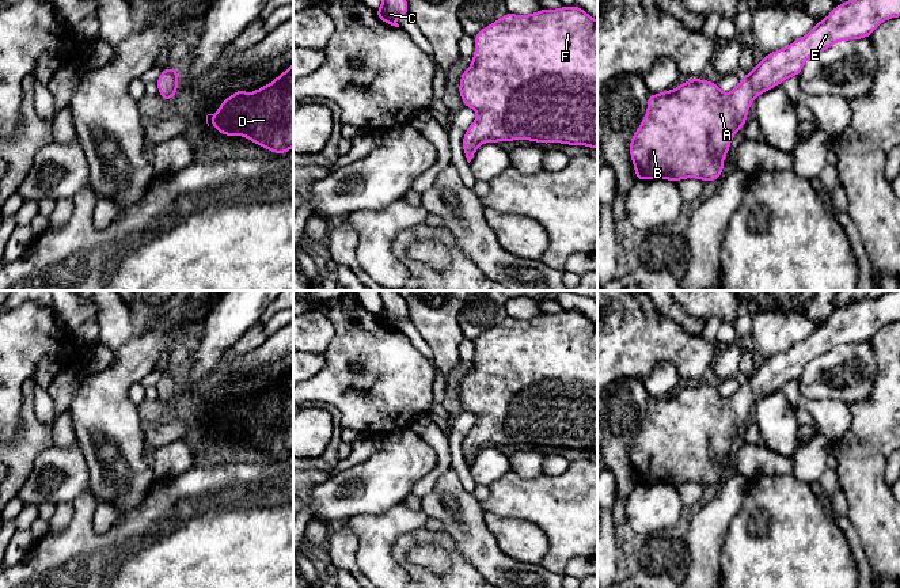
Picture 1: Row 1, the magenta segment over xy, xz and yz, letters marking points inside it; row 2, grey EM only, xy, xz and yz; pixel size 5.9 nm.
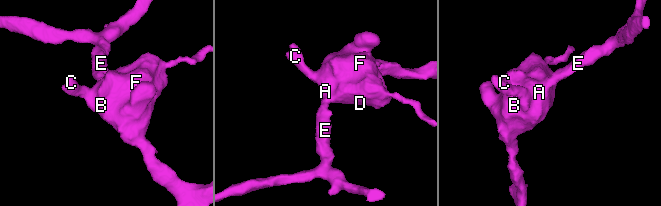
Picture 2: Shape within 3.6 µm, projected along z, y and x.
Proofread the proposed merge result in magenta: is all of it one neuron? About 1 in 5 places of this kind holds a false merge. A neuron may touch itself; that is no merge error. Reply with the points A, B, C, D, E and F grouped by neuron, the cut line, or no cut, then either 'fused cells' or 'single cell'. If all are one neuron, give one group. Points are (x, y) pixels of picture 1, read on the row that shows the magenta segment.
A B C D E F | no cut | single cell

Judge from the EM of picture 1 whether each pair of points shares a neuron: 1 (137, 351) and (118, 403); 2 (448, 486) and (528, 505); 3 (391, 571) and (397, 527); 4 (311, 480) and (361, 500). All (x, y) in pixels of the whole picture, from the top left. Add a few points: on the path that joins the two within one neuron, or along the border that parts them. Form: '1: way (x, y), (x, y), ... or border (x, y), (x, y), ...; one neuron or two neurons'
1: way (130, 364), (118, 378), (118, 390); one neuron
2: border (479, 503), (485, 512); two neurons
3: way (386, 560), (386, 538); one neuron
4: border (331, 474), (311, 489), (311, 513); two neurons

